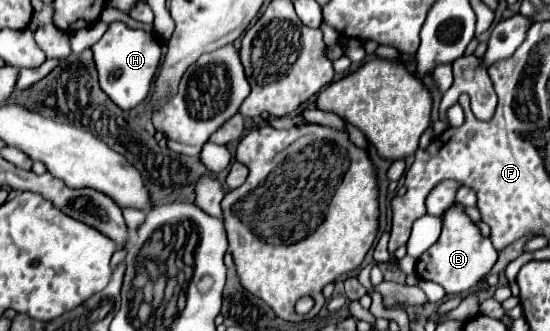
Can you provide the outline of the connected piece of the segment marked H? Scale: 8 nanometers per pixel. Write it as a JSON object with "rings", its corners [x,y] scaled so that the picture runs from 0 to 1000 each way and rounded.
{"rings":[[[202,69],[184,124],[176,124],[165,148],[173,160],[173,202],[180,215],[180,263],[202,305],[213,311],[213,323],[224,323],[224,335],[245,329],[275,287],[293,190],[293,136],[278,100],[235,88],[227,69]]]}

